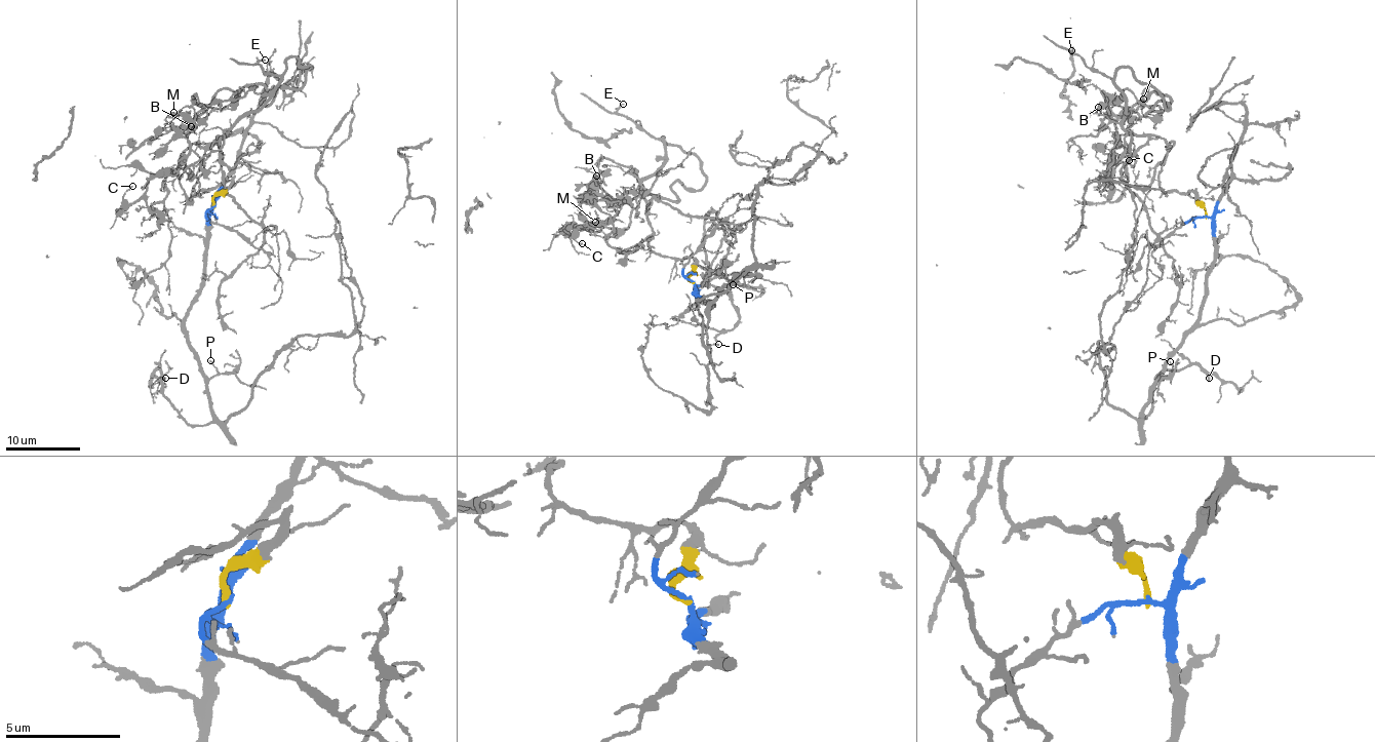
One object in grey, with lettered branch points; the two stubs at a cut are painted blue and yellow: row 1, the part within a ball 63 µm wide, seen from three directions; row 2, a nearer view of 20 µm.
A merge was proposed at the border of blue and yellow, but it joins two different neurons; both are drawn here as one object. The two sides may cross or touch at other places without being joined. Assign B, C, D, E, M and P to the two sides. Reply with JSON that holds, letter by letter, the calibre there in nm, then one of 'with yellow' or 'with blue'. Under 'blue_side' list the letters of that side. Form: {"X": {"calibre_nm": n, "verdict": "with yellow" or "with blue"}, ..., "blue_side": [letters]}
{"B": {"calibre_nm": 100, "verdict": "with yellow"}, "C": {"calibre_nm": 130, "verdict": "with yellow"}, "D": {"calibre_nm": 180, "verdict": "with blue"}, "E": {"calibre_nm": 110, "verdict": "with yellow"}, "M": {"calibre_nm": 120, "verdict": "with yellow"}, "P": {"calibre_nm": 130, "verdict": "with blue"}, "blue_side": ["D", "P"]}

